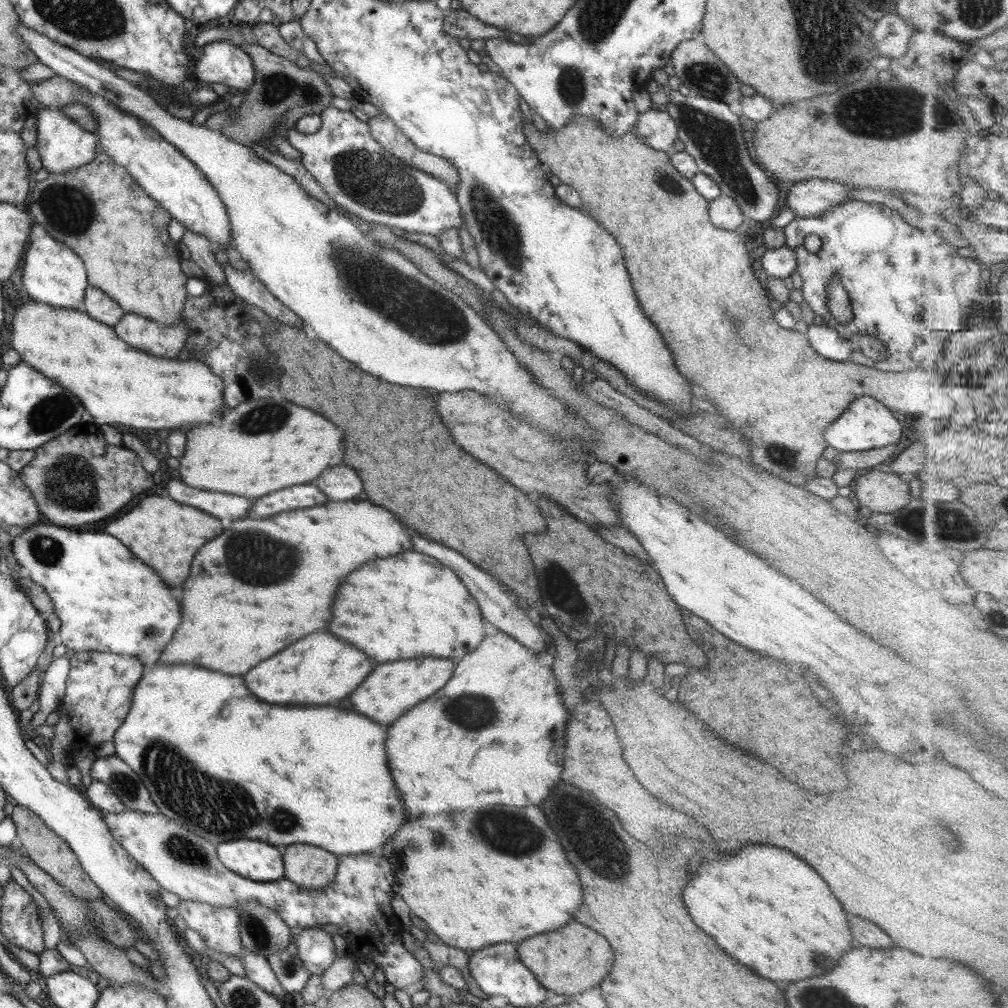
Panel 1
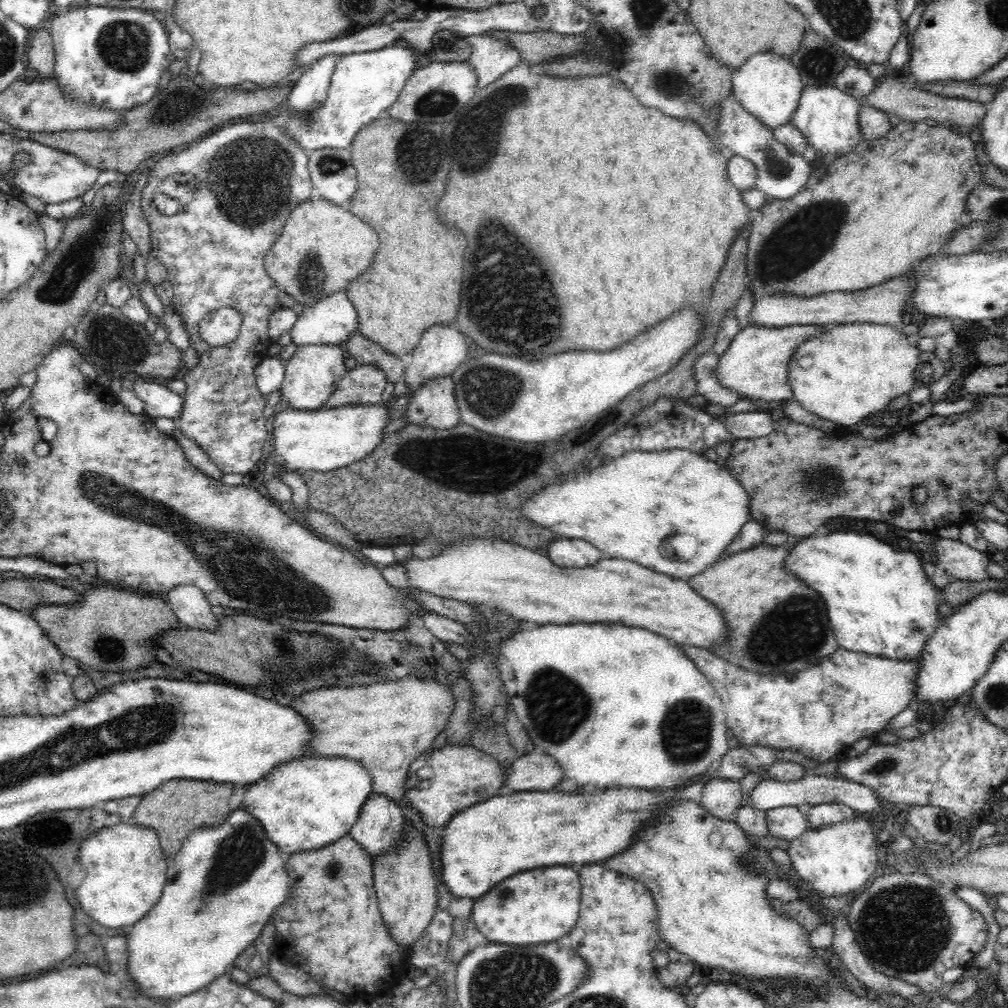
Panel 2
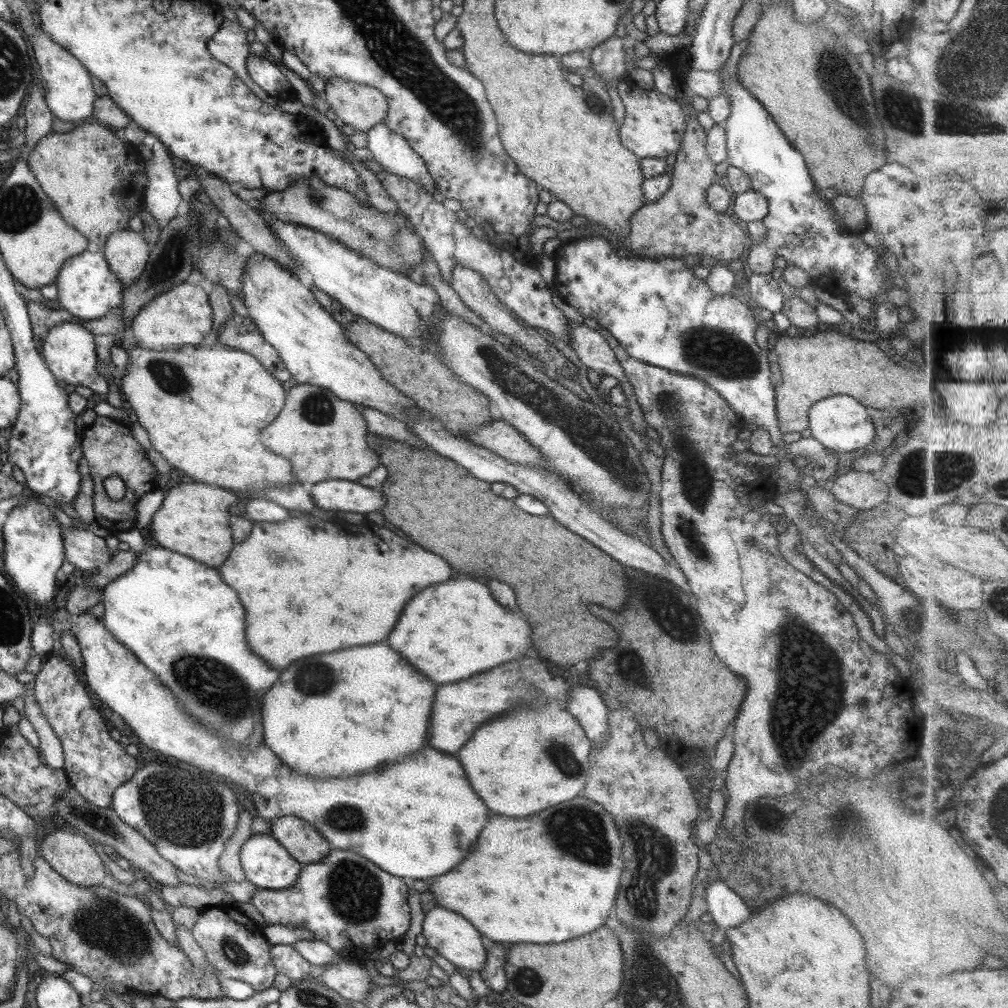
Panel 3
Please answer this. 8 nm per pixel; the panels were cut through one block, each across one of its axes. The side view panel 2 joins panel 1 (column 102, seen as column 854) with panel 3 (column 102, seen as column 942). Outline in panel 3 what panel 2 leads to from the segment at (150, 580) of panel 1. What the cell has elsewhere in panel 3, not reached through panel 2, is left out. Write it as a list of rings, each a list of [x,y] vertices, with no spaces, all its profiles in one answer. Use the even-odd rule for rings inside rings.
[[[135,528],[114,534],[136,552],[136,564],[102,590],[105,613],[100,619],[103,625],[172,690],[176,700],[196,722],[214,730],[214,734],[234,750],[256,750],[264,740],[262,700],[280,672],[252,654],[246,642],[246,610],[236,590],[220,578],[217,569],[163,547],[151,546],[144,538],[145,533]]]

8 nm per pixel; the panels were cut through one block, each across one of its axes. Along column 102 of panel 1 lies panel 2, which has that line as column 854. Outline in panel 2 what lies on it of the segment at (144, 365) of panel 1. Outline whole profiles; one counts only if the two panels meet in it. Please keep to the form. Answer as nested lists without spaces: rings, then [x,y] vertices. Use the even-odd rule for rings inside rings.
[[[871,322],[836,324],[824,327],[816,338],[800,342],[788,362],[788,381],[792,385],[793,398],[808,412],[842,426],[852,426],[880,414],[894,398],[914,390],[914,372],[920,352],[899,328]]]

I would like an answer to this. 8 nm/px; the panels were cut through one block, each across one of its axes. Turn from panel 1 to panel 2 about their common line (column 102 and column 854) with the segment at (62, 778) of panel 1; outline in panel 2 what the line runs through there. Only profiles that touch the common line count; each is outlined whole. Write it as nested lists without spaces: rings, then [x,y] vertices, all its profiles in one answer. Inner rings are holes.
[[[689,645],[678,646],[686,652],[688,658],[695,663],[721,697],[728,728],[735,734],[740,745],[764,745],[771,749],[797,750],[808,758],[824,763],[837,756],[836,754],[846,752],[857,740],[879,734],[893,716],[910,707],[915,700],[915,678],[920,666],[919,659],[896,661],[839,647],[834,654],[822,658],[817,665],[808,667],[808,670],[796,672],[792,676],[766,676],[736,668],[730,662],[717,658],[710,650]],[[836,684],[839,684],[841,689],[838,690]]]

